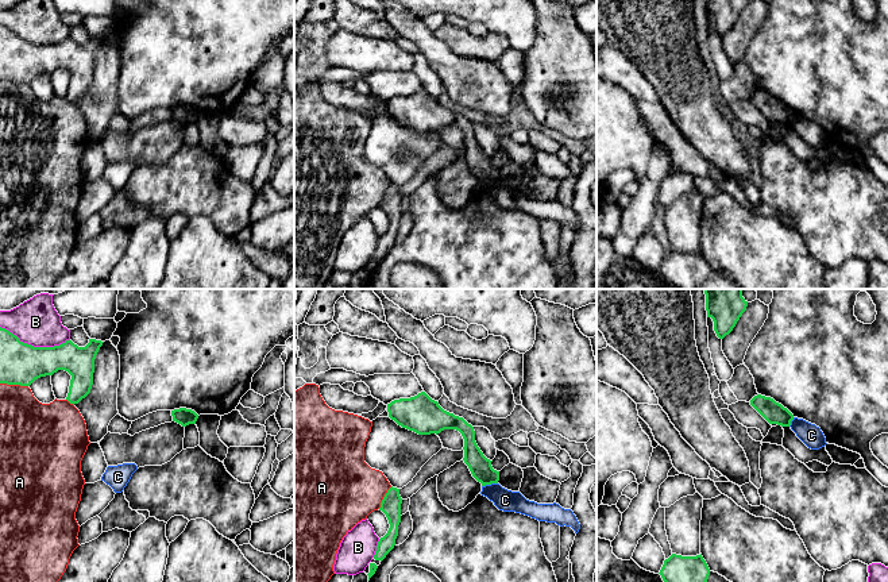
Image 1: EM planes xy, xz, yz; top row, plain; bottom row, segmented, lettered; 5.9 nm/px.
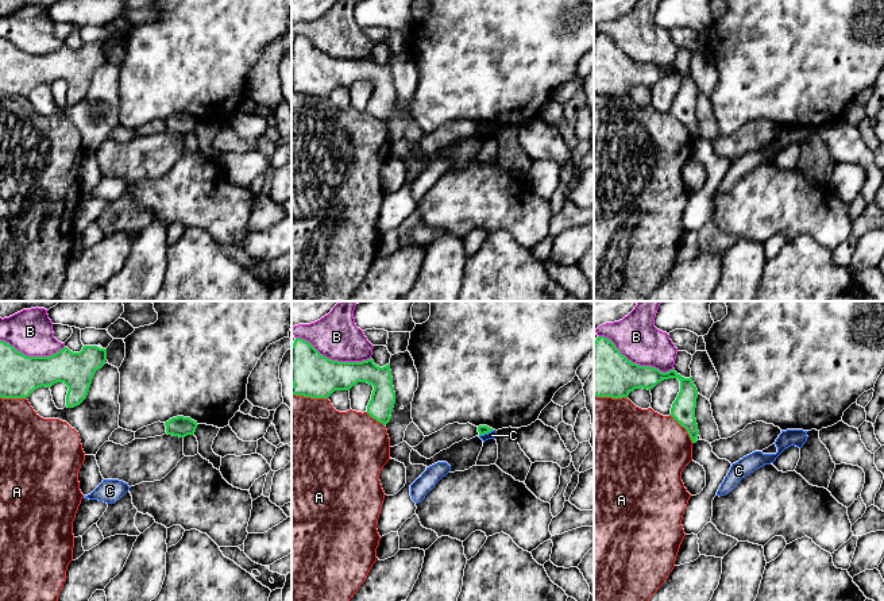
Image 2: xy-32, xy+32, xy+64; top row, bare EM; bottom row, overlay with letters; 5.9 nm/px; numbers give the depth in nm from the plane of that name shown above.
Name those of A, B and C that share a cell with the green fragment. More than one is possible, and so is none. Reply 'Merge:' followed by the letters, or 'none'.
Merge: none

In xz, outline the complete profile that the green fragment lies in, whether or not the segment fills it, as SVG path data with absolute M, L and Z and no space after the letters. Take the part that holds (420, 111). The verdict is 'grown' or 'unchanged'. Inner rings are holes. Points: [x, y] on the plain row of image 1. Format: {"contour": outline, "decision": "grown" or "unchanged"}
{"contour": "M425 89L410 96L399 96L387 101L389 115L402 126L418 132L440 131L444 127L456 127L464 136L464 161L472 174L482 184L498 181L499 169L494 167L475 139L475 128L463 115L444 108L437 99Z", "decision": "unchanged"}

